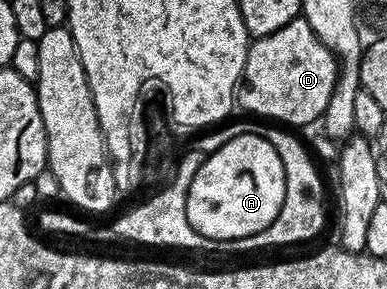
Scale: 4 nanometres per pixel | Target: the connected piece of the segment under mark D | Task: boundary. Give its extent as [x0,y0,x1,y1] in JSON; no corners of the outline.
[239,18,339,124]

